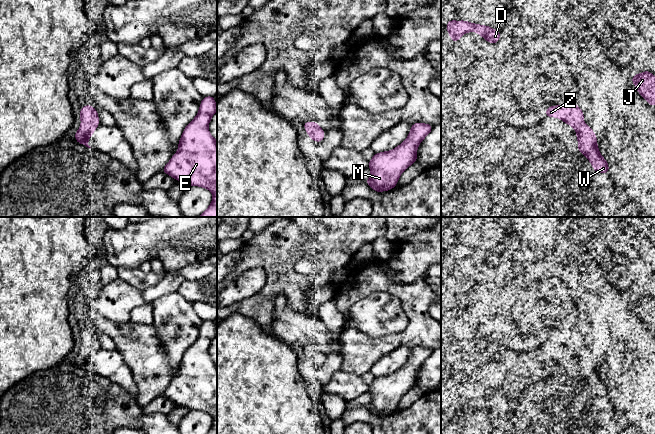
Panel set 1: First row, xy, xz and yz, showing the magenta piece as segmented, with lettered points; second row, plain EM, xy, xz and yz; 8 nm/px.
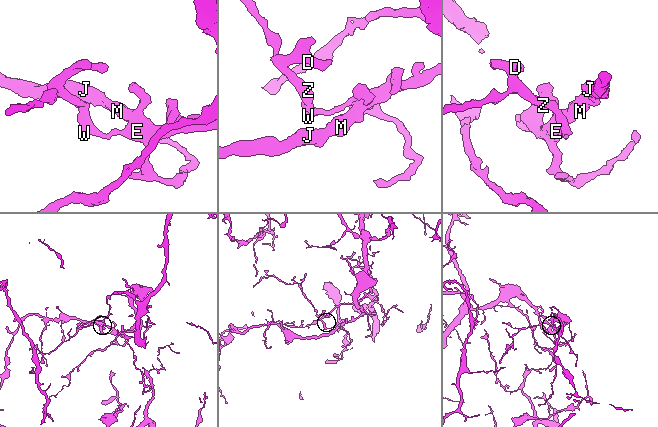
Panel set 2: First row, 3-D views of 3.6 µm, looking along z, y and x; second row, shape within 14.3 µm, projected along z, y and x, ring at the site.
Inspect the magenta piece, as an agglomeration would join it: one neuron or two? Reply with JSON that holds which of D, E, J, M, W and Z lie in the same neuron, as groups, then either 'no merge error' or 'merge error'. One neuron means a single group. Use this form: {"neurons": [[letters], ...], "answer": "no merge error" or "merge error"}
{"neurons": [["D", "E", "J", "M", "W", "Z"]], "answer": "no merge error"}

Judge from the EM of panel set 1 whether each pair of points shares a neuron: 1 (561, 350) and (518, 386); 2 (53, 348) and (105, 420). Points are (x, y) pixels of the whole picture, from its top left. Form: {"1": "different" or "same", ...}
{"1": "different", "2": "different"}

